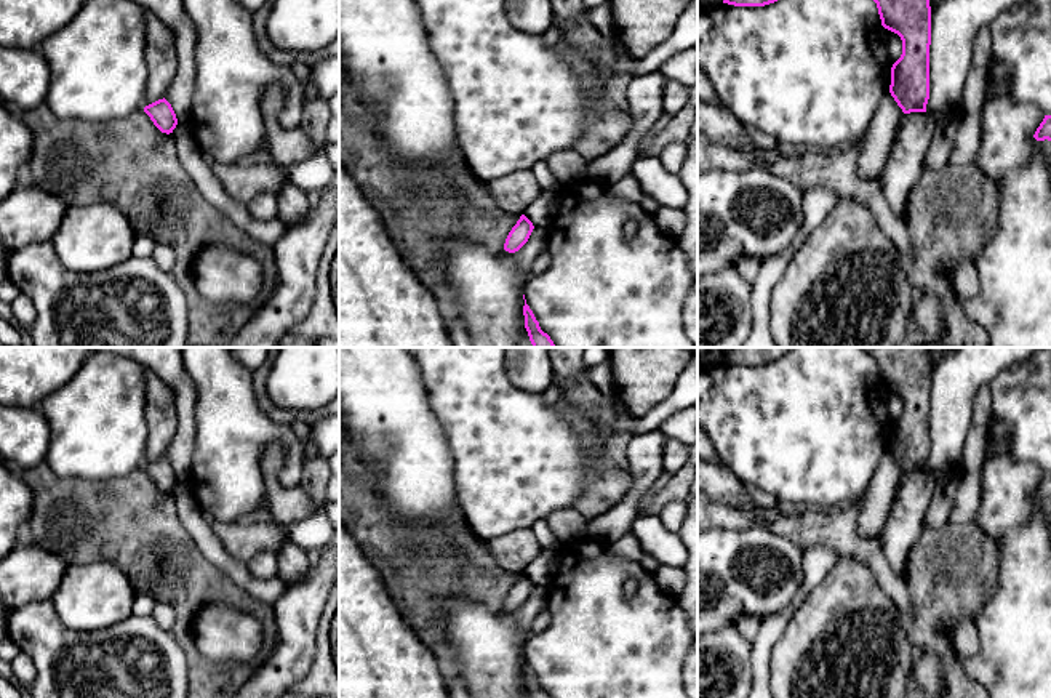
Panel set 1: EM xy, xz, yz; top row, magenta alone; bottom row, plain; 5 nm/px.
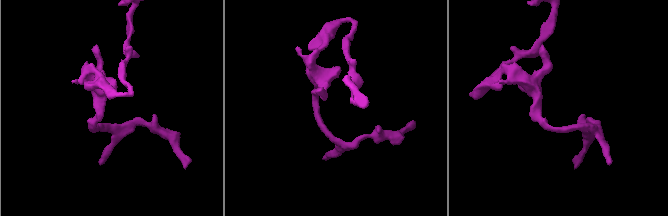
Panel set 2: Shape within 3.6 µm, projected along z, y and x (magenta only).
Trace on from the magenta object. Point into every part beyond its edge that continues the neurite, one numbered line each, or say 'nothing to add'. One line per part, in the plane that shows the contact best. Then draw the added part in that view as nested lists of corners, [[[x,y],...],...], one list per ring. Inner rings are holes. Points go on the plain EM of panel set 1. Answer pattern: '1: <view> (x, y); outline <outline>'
nothing to add

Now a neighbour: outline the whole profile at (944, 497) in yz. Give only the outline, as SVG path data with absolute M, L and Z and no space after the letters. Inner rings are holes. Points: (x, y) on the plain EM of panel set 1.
M958 466L960 474L950 474L947 479L936 483L931 504L925 514L925 525L931 528L939 528L949 522L950 511L957 499L957 491L961 483L961 466Z

